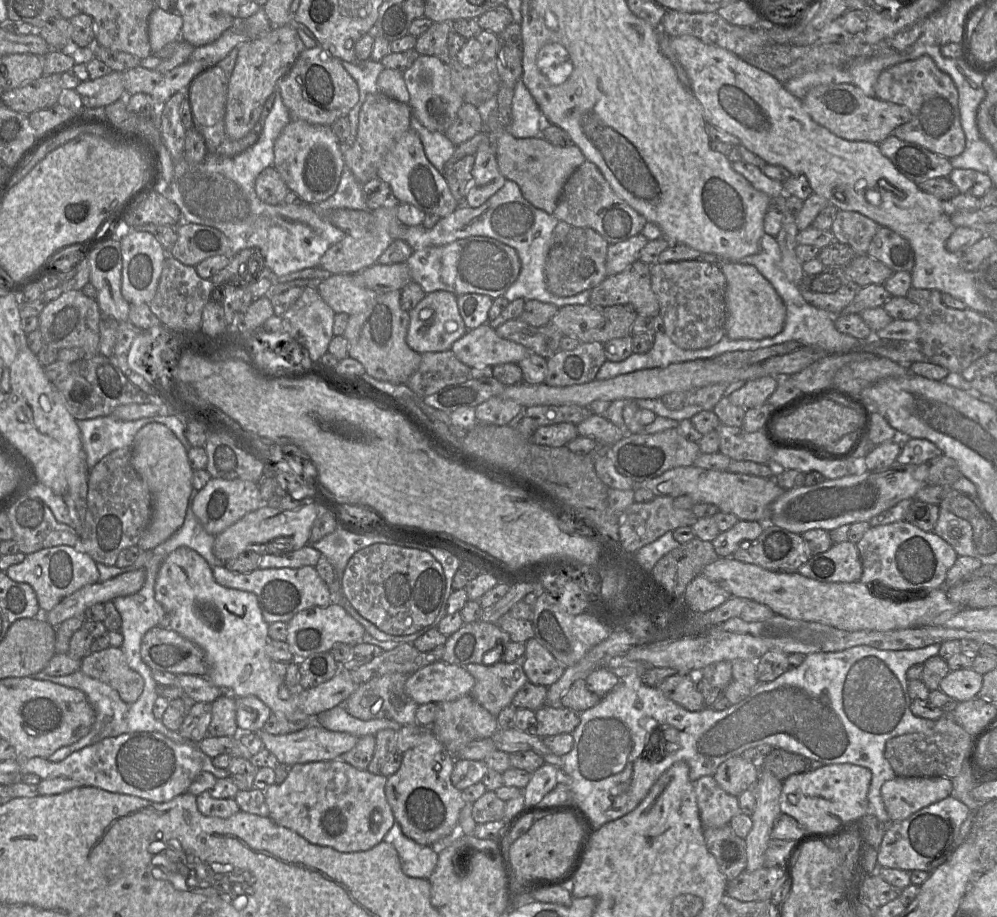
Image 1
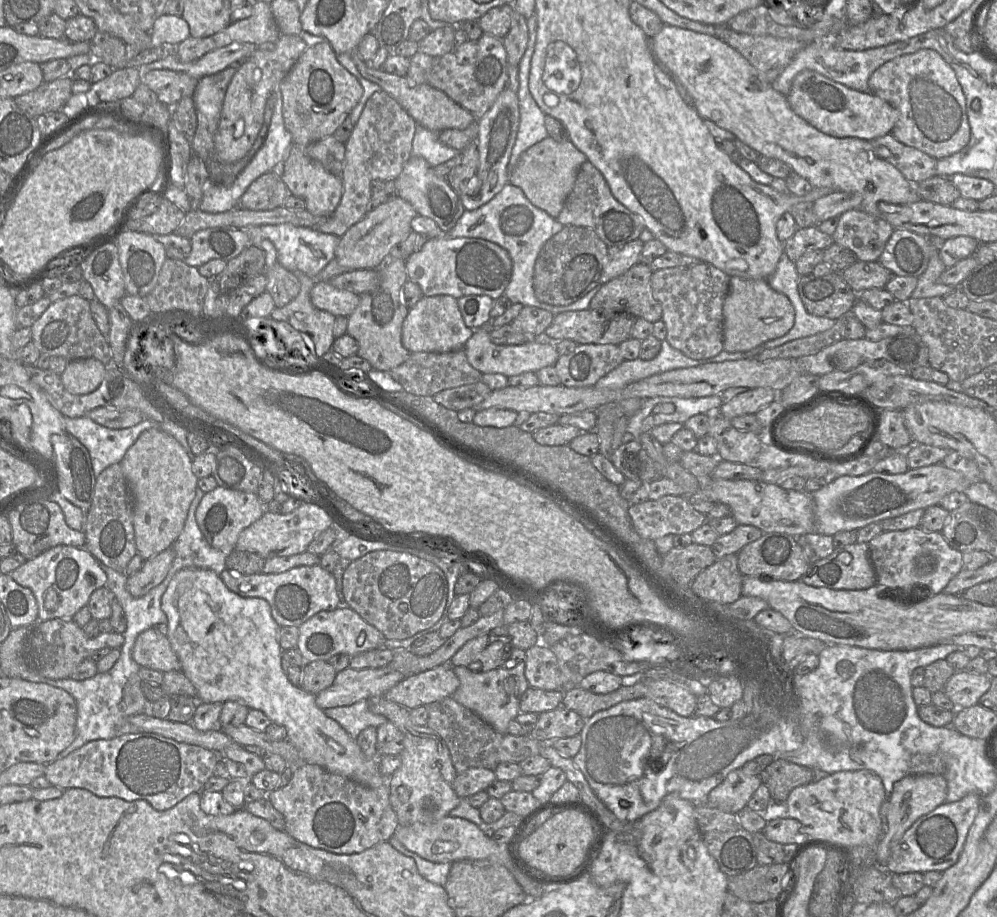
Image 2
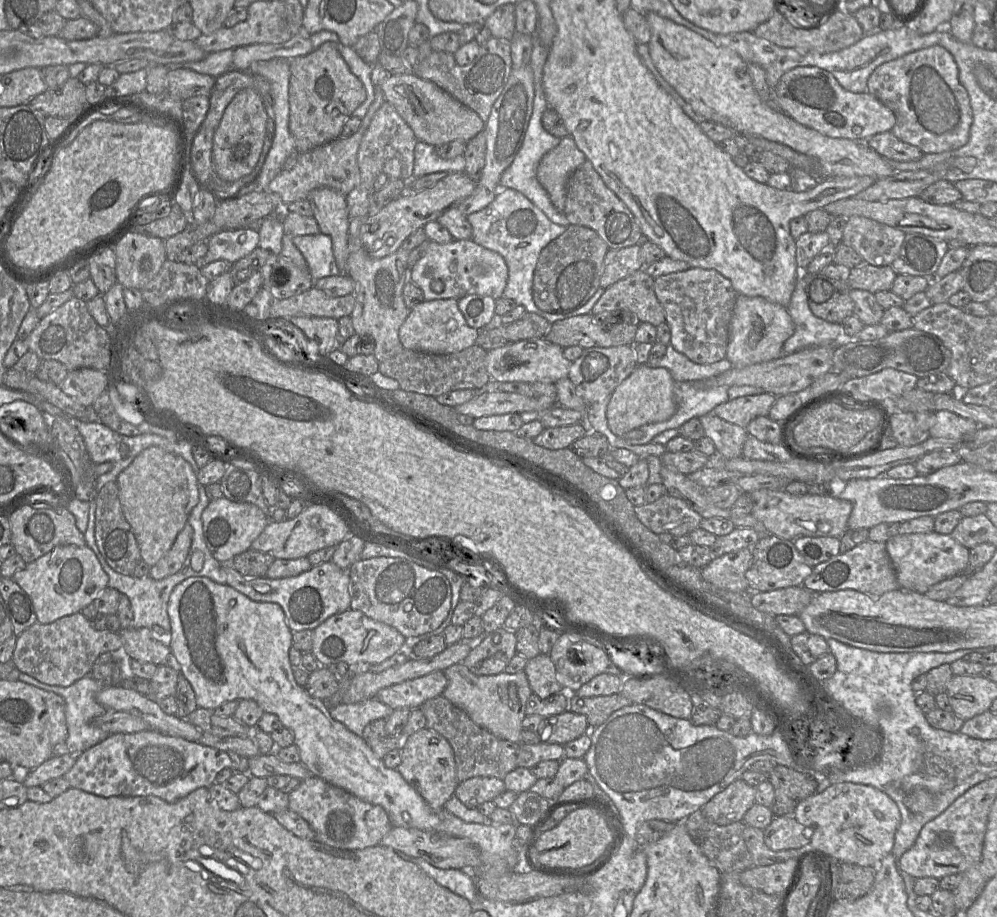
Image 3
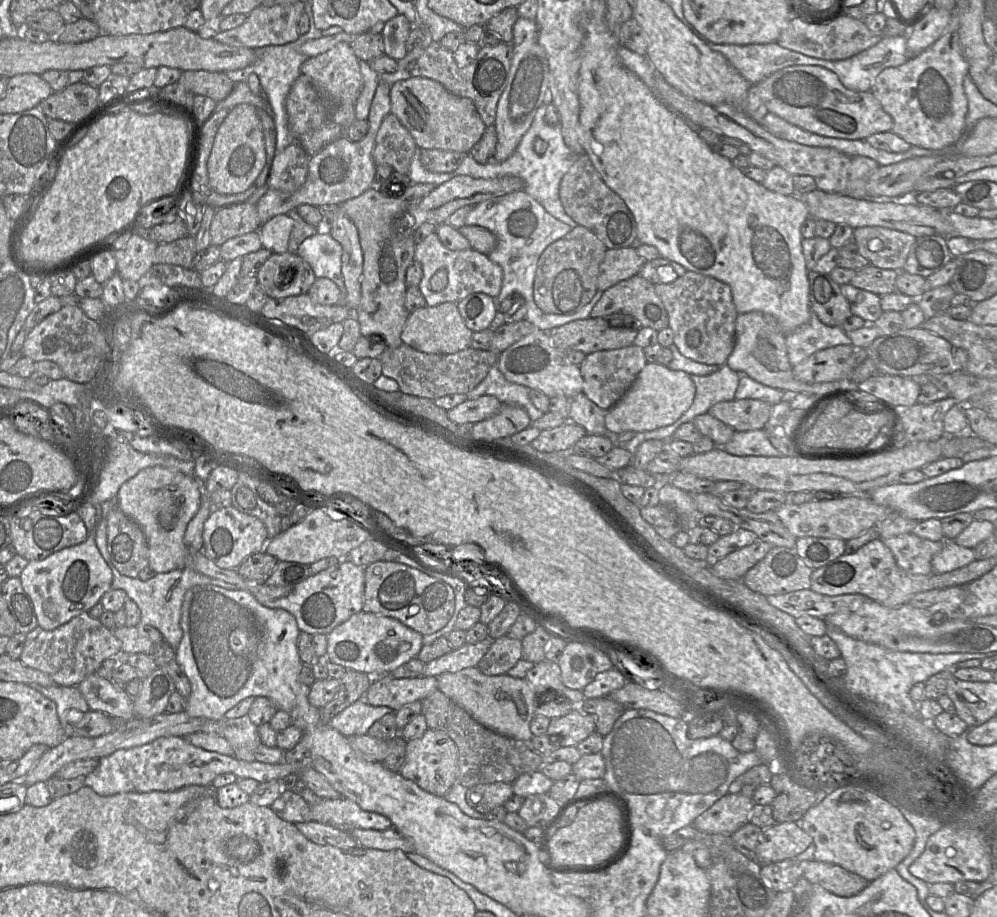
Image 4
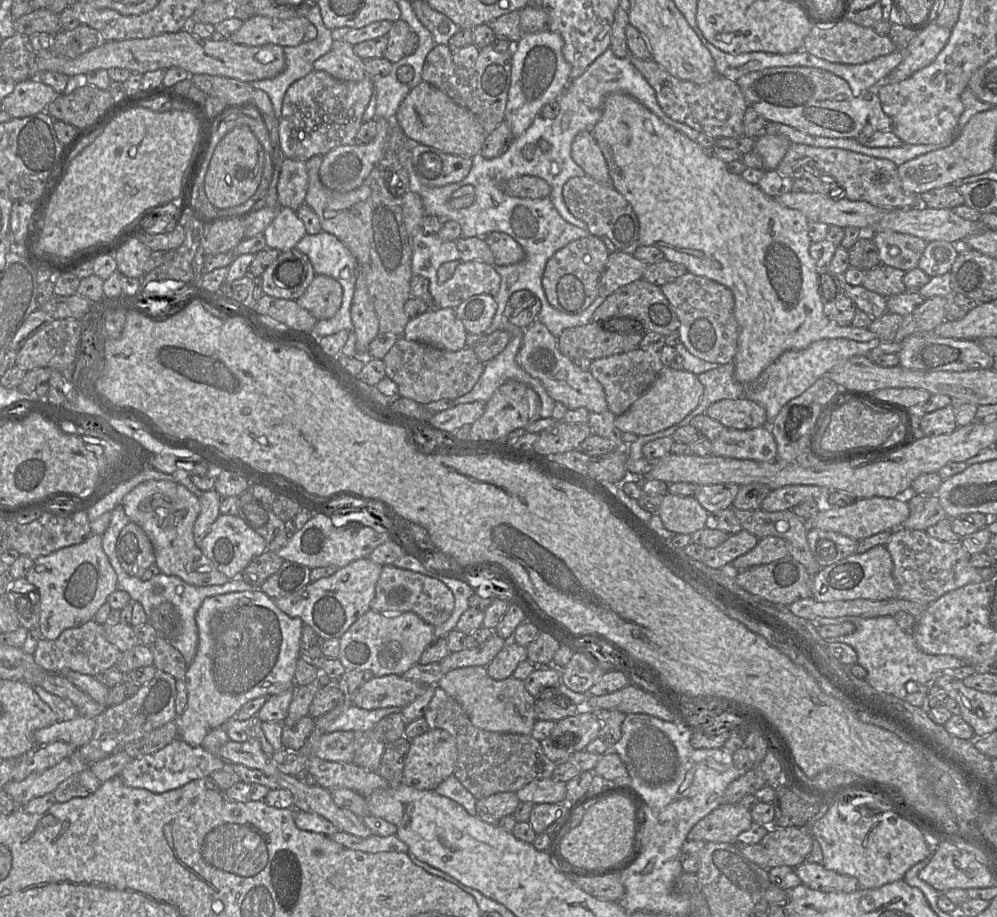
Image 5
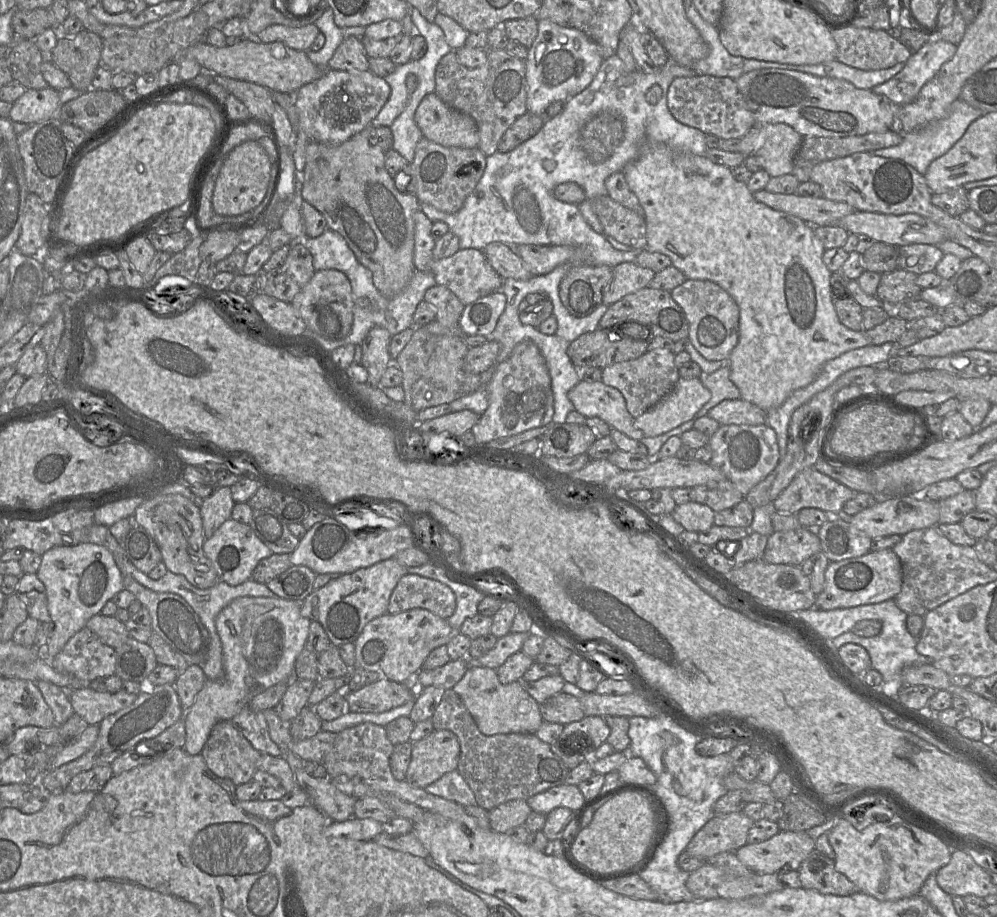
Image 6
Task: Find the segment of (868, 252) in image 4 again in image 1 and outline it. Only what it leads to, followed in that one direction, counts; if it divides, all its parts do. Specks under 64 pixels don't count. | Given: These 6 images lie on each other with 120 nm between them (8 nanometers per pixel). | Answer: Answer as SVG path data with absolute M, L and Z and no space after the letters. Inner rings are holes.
M839 210L831 231L835 240L851 246L857 254L866 254L880 225L856 211Z

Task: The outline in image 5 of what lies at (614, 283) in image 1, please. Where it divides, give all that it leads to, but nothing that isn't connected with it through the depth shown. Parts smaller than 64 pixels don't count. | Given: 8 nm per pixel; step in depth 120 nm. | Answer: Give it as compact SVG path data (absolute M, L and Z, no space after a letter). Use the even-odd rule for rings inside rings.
M643 278L622 286L607 296L595 310L592 321L598 323L598 321L613 317L630 317L641 320L646 332L655 332L663 336L678 331L680 325L672 305L661 291L661 288Z

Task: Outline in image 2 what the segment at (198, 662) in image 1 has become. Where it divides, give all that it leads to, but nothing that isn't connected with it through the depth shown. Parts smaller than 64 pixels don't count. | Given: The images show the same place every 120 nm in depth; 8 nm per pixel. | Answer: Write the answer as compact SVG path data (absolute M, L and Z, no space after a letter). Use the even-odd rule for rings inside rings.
M155 627L141 632L134 643L132 657L140 667L168 671L180 671L181 664L167 635Z

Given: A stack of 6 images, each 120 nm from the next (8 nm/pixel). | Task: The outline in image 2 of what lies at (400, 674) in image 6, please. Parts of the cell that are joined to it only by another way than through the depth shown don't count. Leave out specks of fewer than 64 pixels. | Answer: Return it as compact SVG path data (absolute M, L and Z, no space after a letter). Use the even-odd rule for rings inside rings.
M337 608L320 611L299 626L297 648L308 661L328 661L336 654L355 656L361 652L385 647L386 637L373 625L366 622L356 611Z

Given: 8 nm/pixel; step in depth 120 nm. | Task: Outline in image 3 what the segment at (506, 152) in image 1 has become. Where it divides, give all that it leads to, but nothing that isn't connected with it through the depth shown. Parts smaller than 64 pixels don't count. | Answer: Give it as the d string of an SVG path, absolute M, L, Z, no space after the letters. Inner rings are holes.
M571 135L561 138L560 143L540 160L537 179L559 211L565 209L569 177L585 160L586 155Z

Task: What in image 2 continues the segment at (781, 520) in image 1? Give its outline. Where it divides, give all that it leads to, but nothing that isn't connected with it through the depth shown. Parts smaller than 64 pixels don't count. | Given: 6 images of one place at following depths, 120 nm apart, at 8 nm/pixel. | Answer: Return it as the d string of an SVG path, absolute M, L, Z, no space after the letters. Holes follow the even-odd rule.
M934 464L909 469L901 474L870 472L861 476L840 476L811 493L814 500L814 531L833 536L858 530L871 523L895 518L917 509L939 505L947 494L963 492L971 485L961 473Z

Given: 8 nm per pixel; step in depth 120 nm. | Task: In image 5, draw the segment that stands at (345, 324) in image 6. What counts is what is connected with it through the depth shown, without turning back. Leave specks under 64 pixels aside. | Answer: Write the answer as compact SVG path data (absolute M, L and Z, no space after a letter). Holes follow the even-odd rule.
M316 275L304 294L296 301L317 320L332 318L342 303L343 289L334 278Z

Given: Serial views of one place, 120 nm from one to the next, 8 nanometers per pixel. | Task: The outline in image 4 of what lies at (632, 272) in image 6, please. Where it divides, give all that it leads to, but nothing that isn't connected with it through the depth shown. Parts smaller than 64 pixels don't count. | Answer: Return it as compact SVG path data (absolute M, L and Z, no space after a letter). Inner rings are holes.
M629 246L607 249L605 257L599 267L597 279L598 290L605 291L620 281L639 274L645 261L637 253L635 248Z

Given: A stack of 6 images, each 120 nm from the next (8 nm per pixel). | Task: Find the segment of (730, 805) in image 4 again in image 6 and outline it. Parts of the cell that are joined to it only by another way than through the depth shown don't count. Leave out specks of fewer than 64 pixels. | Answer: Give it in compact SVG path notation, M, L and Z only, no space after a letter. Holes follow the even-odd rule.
M742 812L714 816L693 836L686 847L686 852L702 861L723 852L735 852L747 844L747 834L753 824L754 822Z

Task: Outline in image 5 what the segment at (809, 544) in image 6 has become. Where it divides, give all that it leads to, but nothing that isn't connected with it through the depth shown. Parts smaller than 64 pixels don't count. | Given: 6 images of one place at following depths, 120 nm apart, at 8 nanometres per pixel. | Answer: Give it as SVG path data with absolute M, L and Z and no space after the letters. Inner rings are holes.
M776 536L759 539L757 545L731 562L738 571L752 566L768 564L789 555L787 542Z

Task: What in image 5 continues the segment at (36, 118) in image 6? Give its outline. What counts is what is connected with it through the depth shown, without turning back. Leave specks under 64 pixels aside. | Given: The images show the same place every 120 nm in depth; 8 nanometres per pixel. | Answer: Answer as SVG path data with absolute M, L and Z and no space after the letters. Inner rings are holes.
M39 78L18 82L12 93L1 101L2 110L12 118L24 118L45 111L59 94Z

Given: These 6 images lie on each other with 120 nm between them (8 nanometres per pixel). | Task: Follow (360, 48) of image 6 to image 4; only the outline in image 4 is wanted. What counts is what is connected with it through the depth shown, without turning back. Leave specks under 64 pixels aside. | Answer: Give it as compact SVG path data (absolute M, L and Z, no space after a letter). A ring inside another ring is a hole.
M339 42L330 50L308 58L300 71L311 80L321 98L329 105L355 105L363 89L360 60L346 42Z

